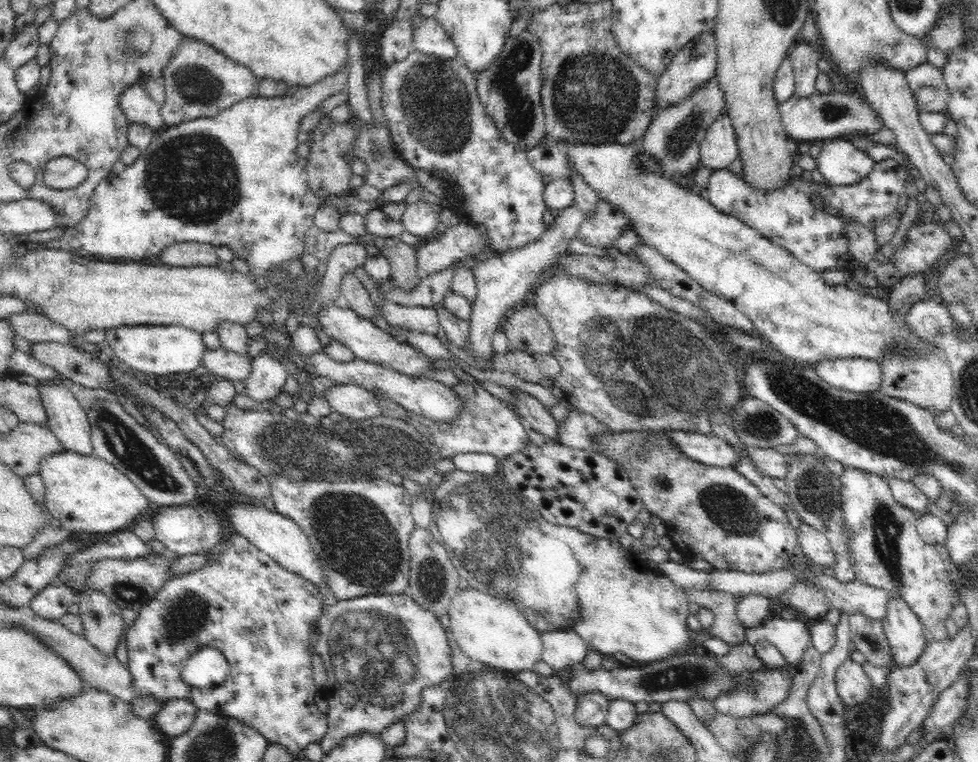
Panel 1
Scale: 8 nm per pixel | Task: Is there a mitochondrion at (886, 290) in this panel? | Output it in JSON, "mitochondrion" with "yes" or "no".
{"mitochondrion":"no"}

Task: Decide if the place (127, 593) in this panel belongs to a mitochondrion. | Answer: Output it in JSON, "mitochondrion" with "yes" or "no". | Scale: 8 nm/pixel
{"mitochondrion":"yes"}

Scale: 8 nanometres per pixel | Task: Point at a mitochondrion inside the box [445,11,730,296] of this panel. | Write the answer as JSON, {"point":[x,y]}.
{"point":[595,92]}

